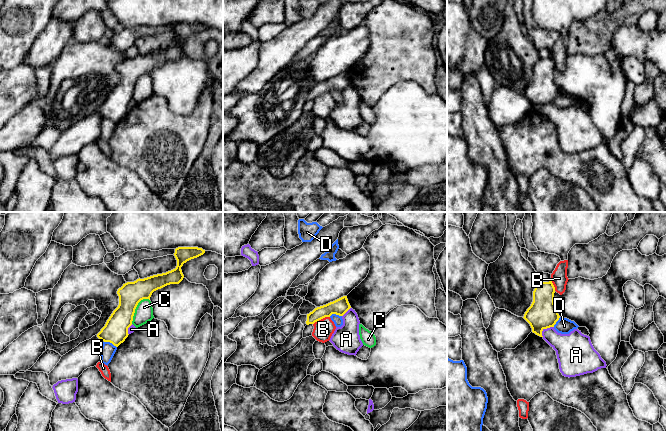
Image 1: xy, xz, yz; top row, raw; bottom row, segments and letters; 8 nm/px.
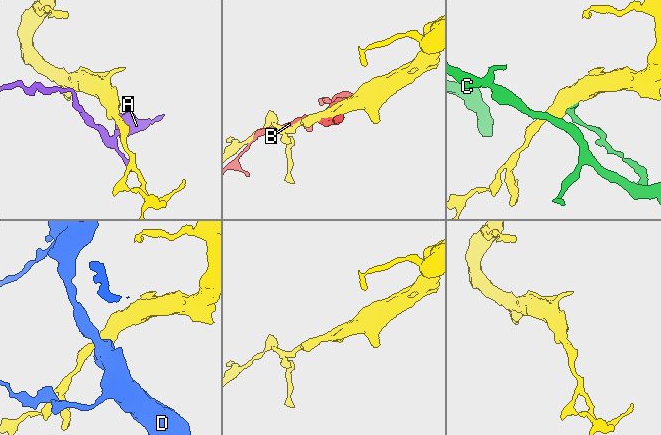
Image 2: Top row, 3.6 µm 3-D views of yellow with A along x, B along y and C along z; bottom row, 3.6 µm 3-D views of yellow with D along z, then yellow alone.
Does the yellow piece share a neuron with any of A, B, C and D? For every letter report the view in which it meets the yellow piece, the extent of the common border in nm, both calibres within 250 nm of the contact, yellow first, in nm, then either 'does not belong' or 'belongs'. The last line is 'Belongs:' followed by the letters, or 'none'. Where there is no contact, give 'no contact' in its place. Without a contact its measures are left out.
A: yz | 130 nm | 240/220 nm | does not belong
B: xz | 150 nm | 130/160 nm | does not belong
C: xy | 240 nm | 200/140 nm | does not belong
D: xy | 120 nm | 200/120 nm | does not belong
Belongs: none

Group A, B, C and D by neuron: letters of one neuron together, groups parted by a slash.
A / B / C / D

